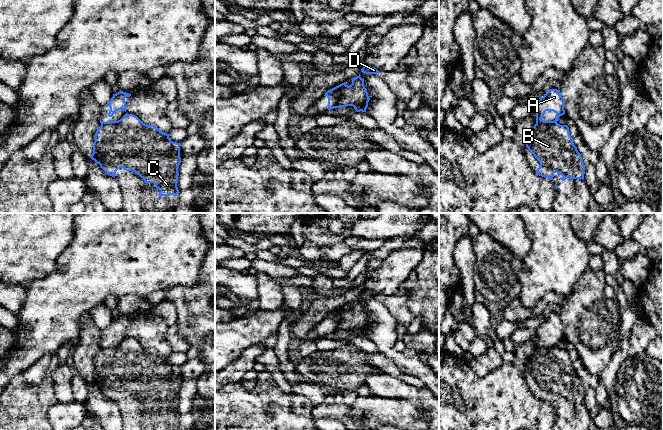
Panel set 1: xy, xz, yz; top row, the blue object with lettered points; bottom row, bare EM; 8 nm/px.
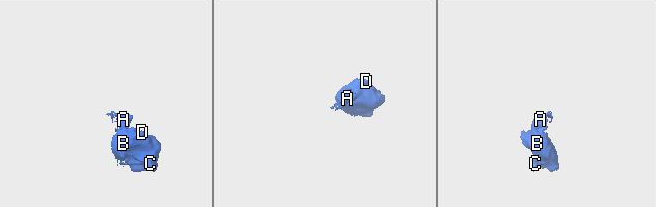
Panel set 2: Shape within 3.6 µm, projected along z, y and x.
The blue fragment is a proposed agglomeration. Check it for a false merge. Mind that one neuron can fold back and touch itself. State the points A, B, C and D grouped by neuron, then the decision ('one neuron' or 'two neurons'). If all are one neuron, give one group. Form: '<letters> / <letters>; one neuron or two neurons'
A / B C D; two neurons

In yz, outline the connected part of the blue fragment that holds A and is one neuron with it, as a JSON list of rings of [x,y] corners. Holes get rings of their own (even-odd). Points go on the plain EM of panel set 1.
[[[549,313],[534,331],[534,335],[536,337],[536,347],[557,347],[559,341],[565,338],[564,330],[565,328],[560,314]],[[546,335],[553,335],[556,337],[554,345],[544,345],[542,343]]]

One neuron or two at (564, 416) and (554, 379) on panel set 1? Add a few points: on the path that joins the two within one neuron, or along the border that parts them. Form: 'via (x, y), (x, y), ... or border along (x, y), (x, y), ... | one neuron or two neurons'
via (564, 407), (563, 388) | one neuron

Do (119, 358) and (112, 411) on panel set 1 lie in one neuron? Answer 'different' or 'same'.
different

